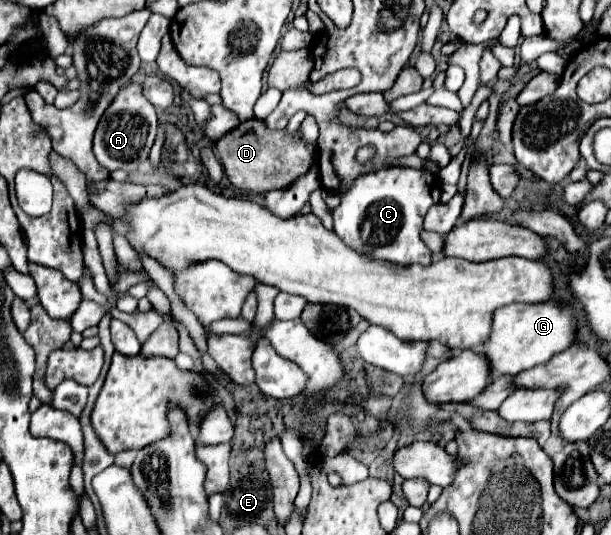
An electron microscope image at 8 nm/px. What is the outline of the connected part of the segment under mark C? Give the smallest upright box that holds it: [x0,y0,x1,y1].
[332,166,440,266]

